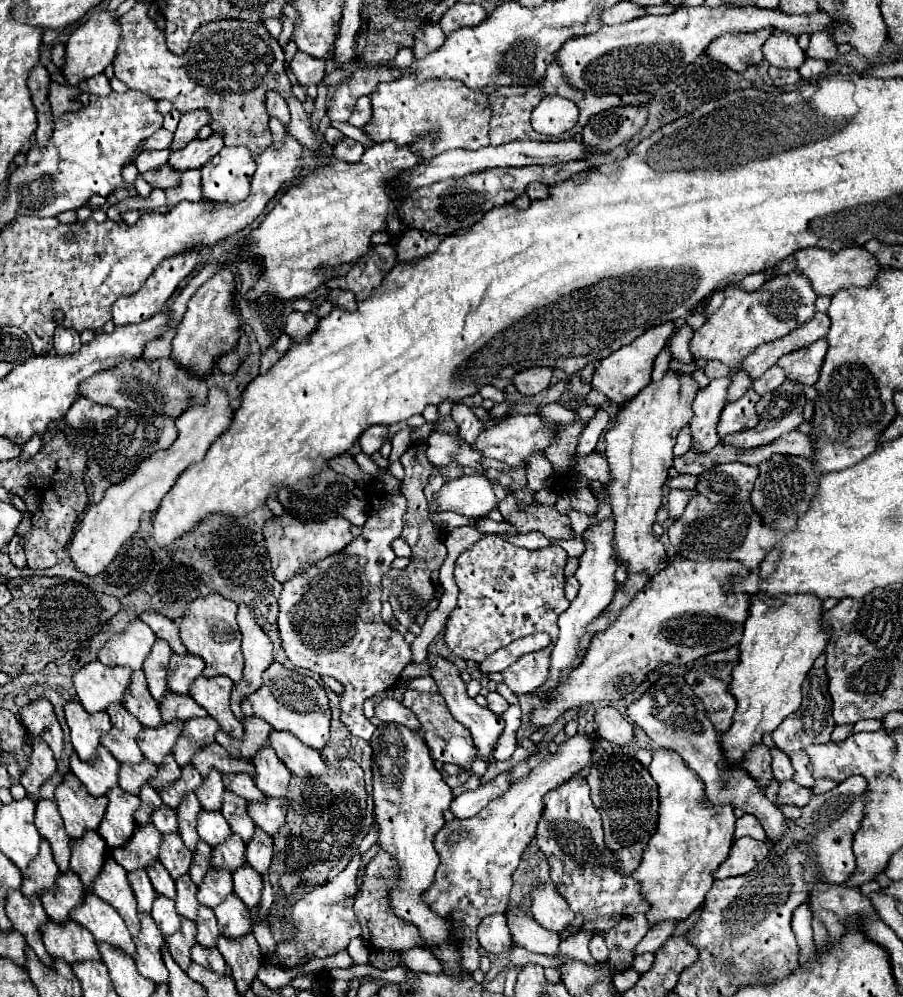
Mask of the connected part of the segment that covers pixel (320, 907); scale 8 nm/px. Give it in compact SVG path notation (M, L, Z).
M354 856L352 862L346 866L344 872L340 872L332 882L326 882L324 886L318 886L310 894L306 894L302 900L298 900L290 908L290 924L292 924L292 940L278 942L278 950L274 956L268 958L274 966L290 966L300 962L304 956L308 958L326 958L334 956L336 952L344 950L352 938L360 936L360 922L352 910L354 898L356 898L356 872L360 866L362 856Z

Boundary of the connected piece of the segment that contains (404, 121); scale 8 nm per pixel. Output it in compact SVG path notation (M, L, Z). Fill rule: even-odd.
M404 76L394 82L382 82L370 100L372 118L362 132L366 132L372 142L394 140L396 144L408 144L412 150L420 150L424 160L452 148L478 150L488 146L488 122L492 114L488 96L482 90L460 86L458 80L428 80L420 84L412 76ZM432 130L440 134L438 142L428 142Z

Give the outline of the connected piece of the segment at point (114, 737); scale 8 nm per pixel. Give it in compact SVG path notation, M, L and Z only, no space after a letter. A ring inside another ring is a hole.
M114 702L108 706L108 716L112 722L112 730L100 738L100 744L112 752L112 756L118 762L128 762L128 764L138 764L144 760L136 736L142 728L136 716L132 716L120 702Z

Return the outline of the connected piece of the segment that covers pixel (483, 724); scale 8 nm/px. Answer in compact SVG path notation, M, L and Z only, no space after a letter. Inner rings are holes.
M430 652L426 662L428 662L428 666L430 666L430 676L436 680L438 692L444 696L444 700L446 700L446 704L448 704L448 708L450 708L454 720L458 720L460 724L464 724L464 726L472 732L472 738L474 738L474 744L476 744L480 756L490 756L490 752L492 752L496 740L500 738L500 734L502 734L502 730L504 730L504 718L492 714L488 708L478 706L478 704L466 694L466 684L462 682L458 668L456 668L450 660L446 660L446 658L440 656L440 654L432 654L432 652Z

